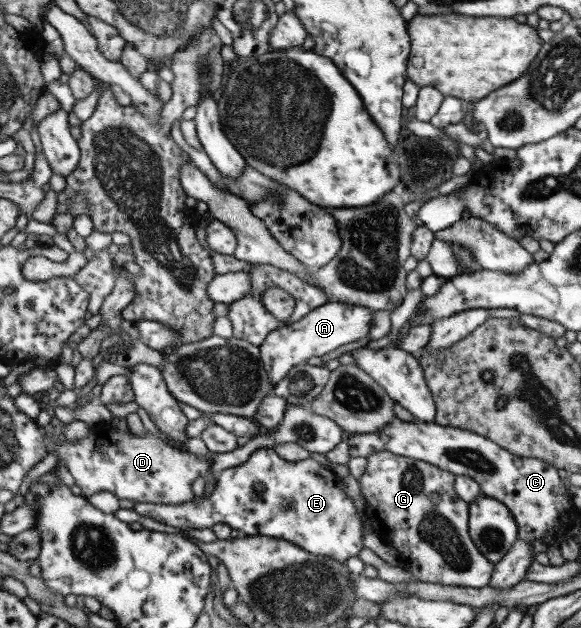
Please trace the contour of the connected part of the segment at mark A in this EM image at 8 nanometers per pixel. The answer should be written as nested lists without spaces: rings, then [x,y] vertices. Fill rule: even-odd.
[[[327,300],[322,306],[310,310],[297,322],[284,324],[281,328],[270,332],[258,348],[260,362],[271,386],[273,387],[290,368],[306,362],[309,357],[328,354],[330,350],[342,344],[350,344],[359,338],[364,338],[372,325],[371,311],[365,306]]]

